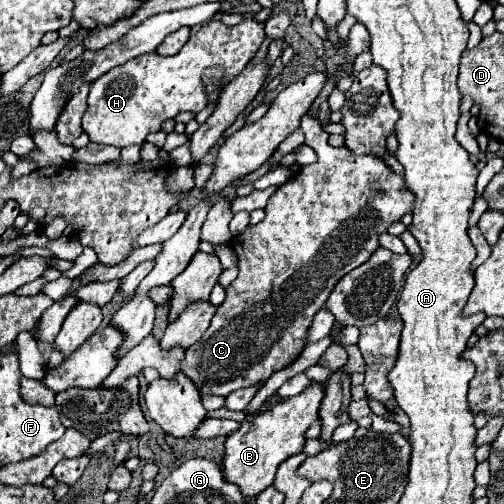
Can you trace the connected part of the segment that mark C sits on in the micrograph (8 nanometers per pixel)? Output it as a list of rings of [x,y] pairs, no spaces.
[[[308,114],[302,118],[300,130],[306,136],[306,144],[318,154],[318,162],[304,166],[270,196],[262,222],[248,226],[232,238],[240,274],[226,288],[226,300],[218,306],[210,328],[200,342],[188,348],[182,362],[182,372],[196,388],[206,388],[206,394],[228,396],[234,390],[264,384],[274,372],[292,364],[306,344],[314,314],[326,304],[336,282],[378,250],[380,232],[386,232],[392,222],[412,212],[412,194],[406,188],[404,176],[394,174],[380,158],[370,154],[358,156],[344,146],[332,148],[320,120]]]

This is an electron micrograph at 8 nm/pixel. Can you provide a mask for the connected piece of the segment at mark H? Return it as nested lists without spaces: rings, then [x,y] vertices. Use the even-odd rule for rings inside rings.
[[[252,18],[242,20],[236,26],[226,26],[220,20],[210,20],[190,36],[184,48],[174,56],[160,56],[156,52],[136,56],[98,80],[92,82],[88,94],[88,108],[82,116],[82,128],[88,134],[90,142],[110,144],[110,146],[130,146],[144,144],[146,136],[158,132],[162,122],[174,118],[180,112],[194,112],[206,108],[208,98],[202,88],[202,74],[210,66],[224,66],[226,78],[232,80],[264,40],[264,24],[254,22]]]

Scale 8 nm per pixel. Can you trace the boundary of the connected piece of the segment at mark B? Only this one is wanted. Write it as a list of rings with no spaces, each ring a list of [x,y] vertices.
[[[314,382],[302,394],[286,398],[284,402],[274,406],[264,404],[254,418],[248,416],[242,422],[240,430],[226,440],[226,452],[222,460],[224,480],[236,484],[244,498],[258,496],[262,490],[266,490],[274,482],[274,474],[280,462],[302,452],[306,442],[304,432],[312,422],[318,420],[322,398],[324,398],[324,384]]]

